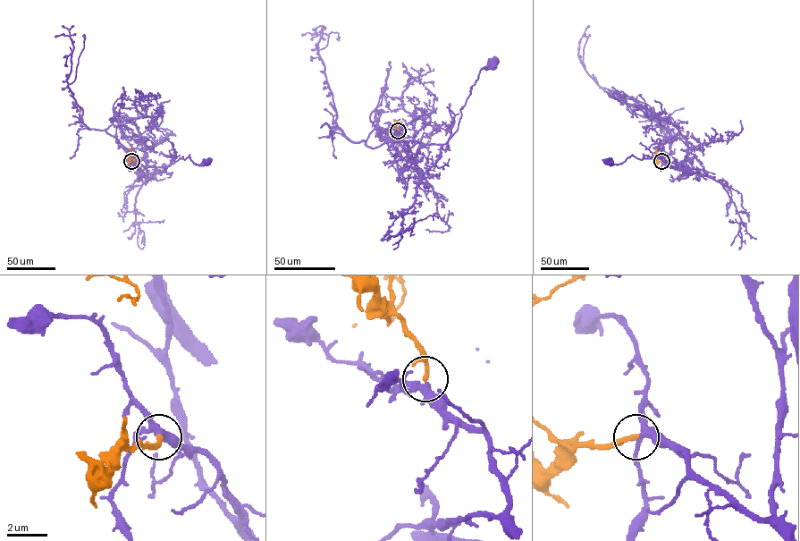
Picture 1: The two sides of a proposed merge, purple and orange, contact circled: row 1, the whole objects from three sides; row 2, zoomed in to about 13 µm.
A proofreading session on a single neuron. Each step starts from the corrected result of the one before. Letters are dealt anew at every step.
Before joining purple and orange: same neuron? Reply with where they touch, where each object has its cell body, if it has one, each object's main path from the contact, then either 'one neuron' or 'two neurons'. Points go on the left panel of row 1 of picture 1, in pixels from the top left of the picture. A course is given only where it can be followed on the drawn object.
place (131, 161); soma purple (207, 161); soma orange none; course purple (131, 161), (136, 168), (141, 170), (147, 166), (167, 167), (189, 156), (195, 164), (204, 164), (208, 161); course orange (131, 161), (130, 156), (133, 155), (129, 148); one neuron

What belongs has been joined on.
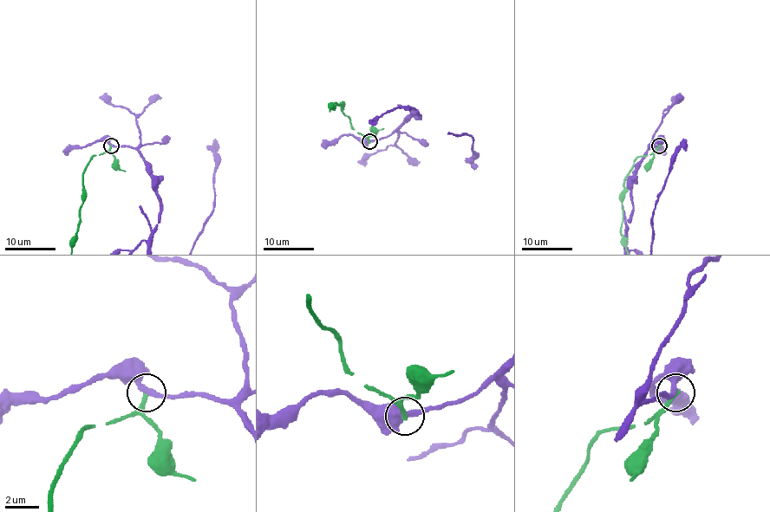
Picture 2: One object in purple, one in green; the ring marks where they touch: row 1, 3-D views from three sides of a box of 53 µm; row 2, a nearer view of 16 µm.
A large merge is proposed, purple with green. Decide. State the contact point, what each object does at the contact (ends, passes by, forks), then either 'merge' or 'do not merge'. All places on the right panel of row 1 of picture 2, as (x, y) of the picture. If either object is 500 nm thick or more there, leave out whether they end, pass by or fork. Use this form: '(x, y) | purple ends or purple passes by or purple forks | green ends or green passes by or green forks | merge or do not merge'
(659, 145) | purple passes by | green ends | do not merge

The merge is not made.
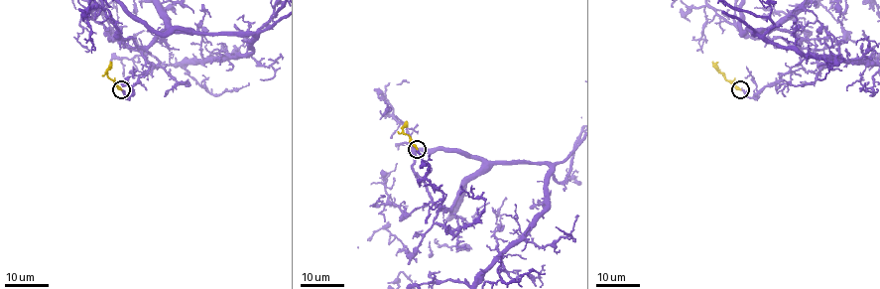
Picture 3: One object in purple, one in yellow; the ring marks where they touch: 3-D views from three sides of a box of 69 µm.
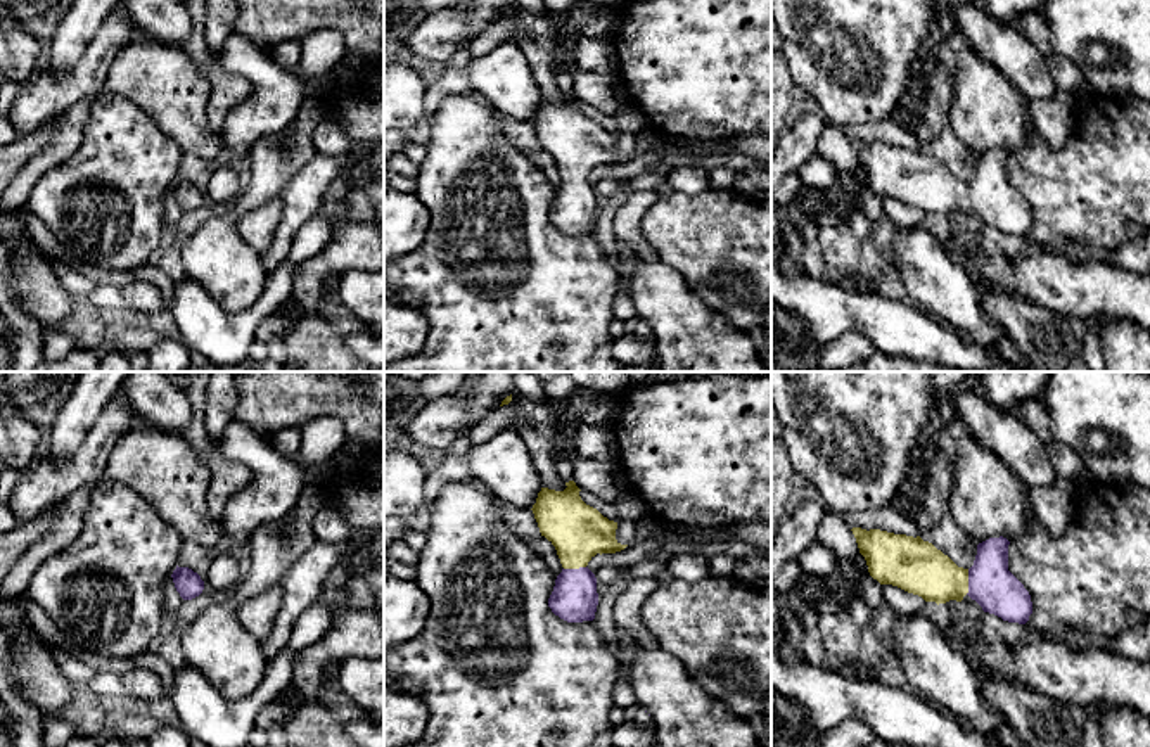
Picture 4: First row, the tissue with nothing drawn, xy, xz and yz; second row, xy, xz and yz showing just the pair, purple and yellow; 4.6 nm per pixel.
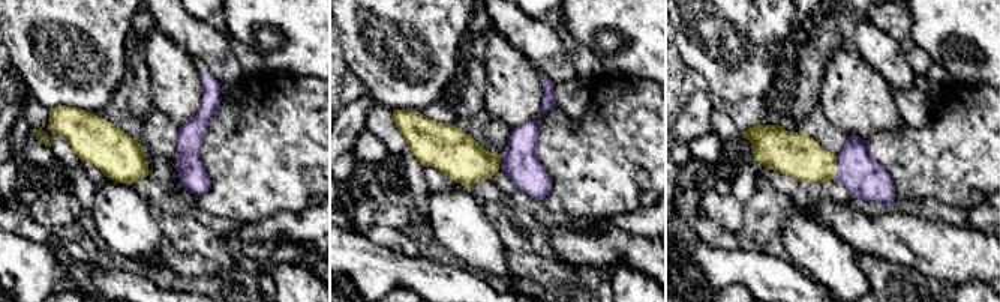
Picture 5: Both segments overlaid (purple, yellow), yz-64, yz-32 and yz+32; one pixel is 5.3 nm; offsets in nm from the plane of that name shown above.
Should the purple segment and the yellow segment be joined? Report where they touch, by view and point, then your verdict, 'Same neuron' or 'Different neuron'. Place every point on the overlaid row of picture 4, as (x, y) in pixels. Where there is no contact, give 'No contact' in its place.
Touches purple at yz (969, 581). Same neuron

